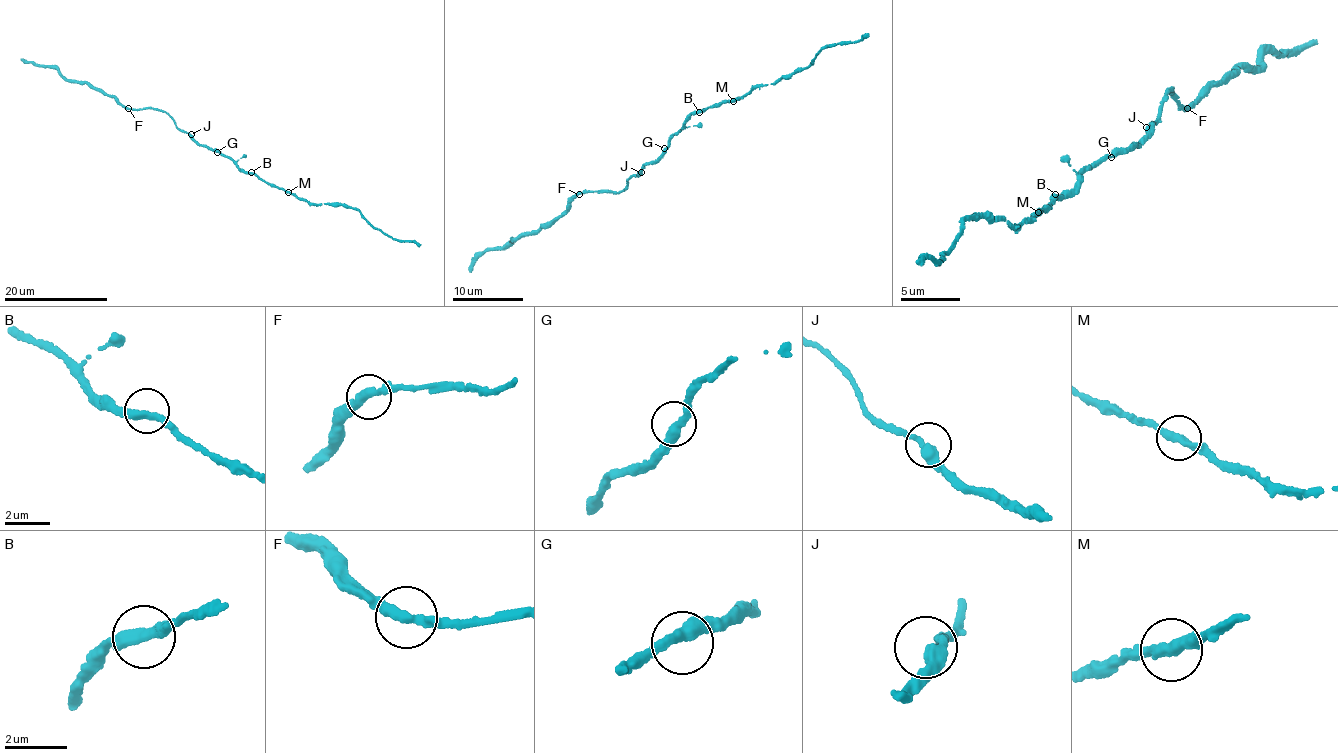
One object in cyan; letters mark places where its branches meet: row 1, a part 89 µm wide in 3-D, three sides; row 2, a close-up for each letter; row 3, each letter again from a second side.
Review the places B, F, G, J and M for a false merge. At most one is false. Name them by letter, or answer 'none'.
none

